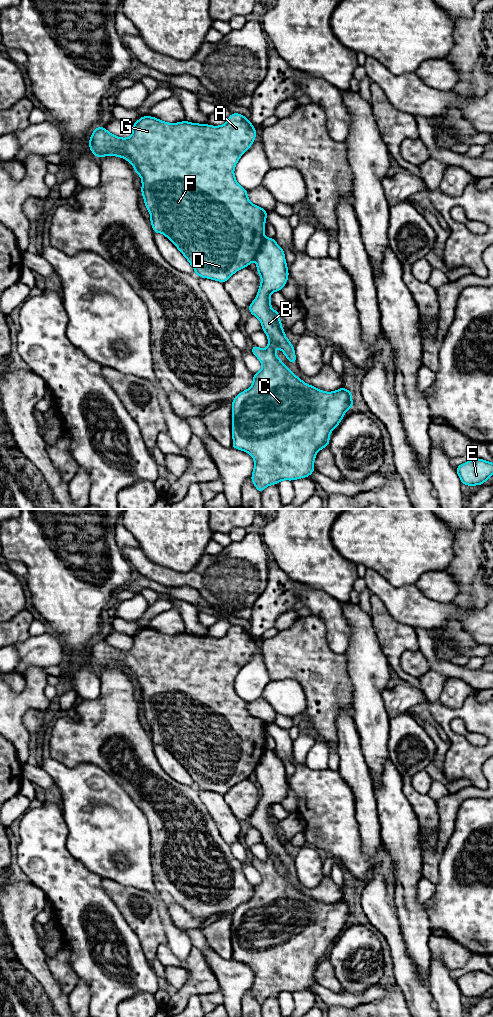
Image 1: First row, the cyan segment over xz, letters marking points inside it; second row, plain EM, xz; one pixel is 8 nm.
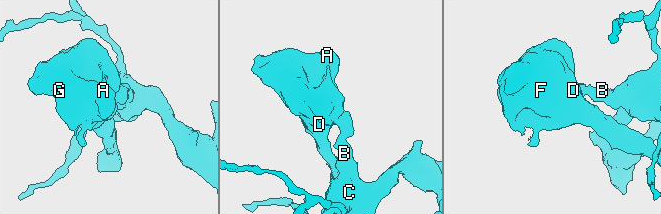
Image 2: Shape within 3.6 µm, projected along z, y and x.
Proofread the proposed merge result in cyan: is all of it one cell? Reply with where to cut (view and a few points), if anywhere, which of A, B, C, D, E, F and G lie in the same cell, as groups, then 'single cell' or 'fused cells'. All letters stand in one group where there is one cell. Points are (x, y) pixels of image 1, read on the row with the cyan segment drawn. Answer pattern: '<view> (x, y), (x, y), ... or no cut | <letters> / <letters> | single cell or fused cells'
xz (265, 238), (254, 259) | A D F G / B C E | fused cells

